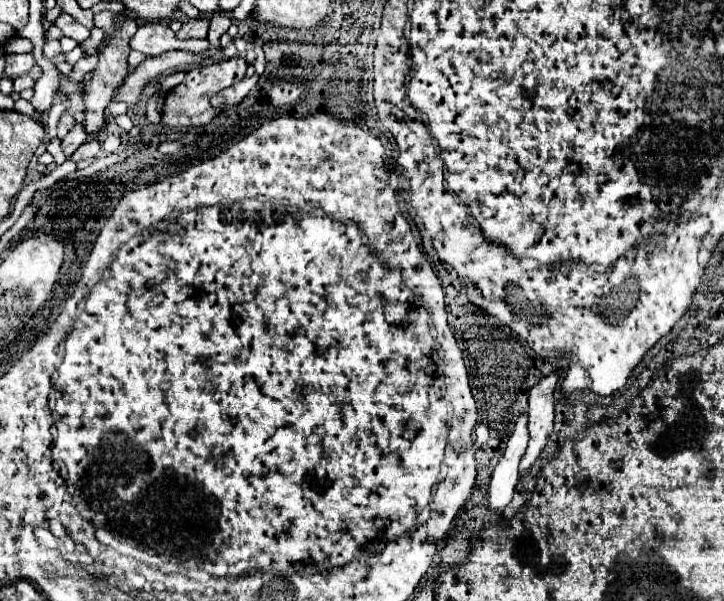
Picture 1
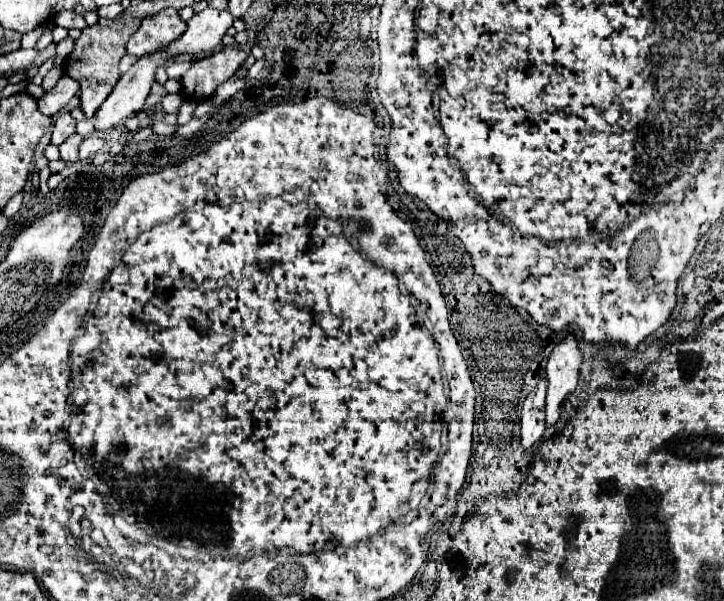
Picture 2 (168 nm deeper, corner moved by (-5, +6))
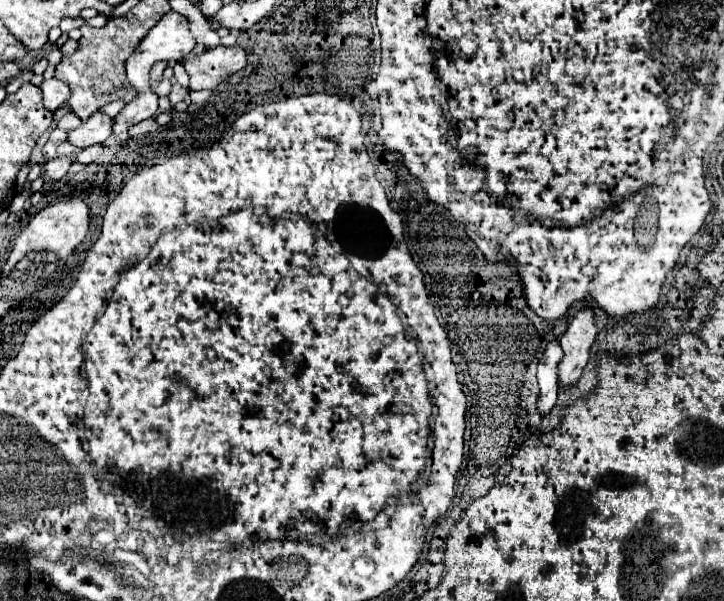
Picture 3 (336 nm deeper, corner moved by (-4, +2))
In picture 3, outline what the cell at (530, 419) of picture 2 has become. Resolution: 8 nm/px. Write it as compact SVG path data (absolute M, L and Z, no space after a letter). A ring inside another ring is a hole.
M559 339L549 341L541 361L539 361L539 371L537 371L537 379L539 379L539 387L541 387L541 395L537 399L537 409L541 415L547 415L551 411L551 407L557 401L557 367L563 359L563 349L559 345Z

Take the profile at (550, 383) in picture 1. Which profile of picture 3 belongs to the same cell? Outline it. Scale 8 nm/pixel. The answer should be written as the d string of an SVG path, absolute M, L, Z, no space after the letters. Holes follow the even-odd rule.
M591 305L583 307L567 327L567 331L559 337L563 347L563 361L559 365L559 385L567 387L575 383L587 361L589 361L589 349L597 337L597 325L595 325L595 313Z

